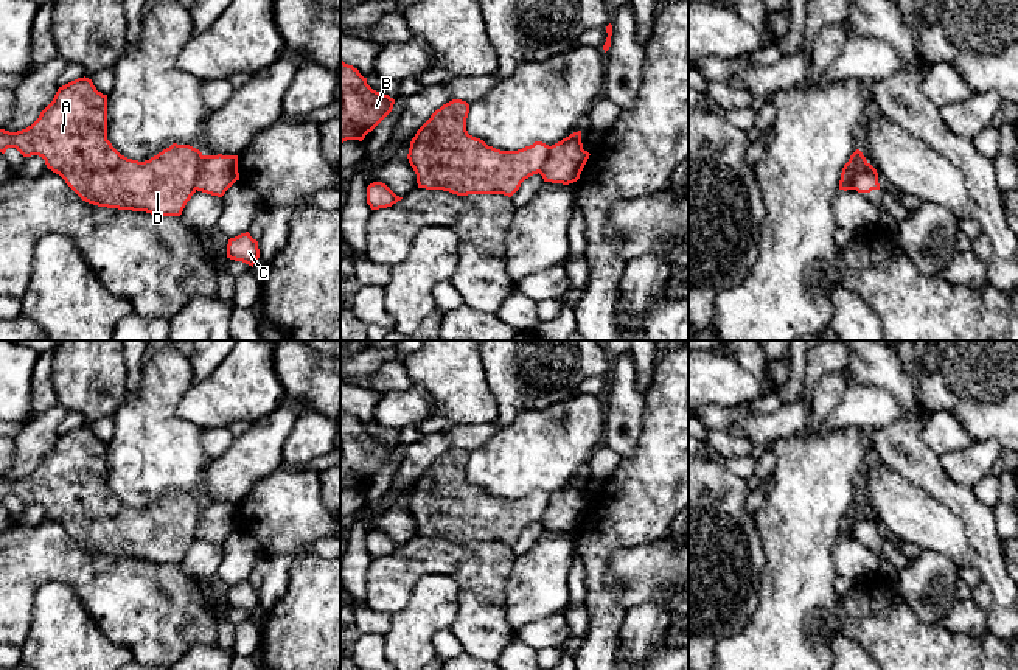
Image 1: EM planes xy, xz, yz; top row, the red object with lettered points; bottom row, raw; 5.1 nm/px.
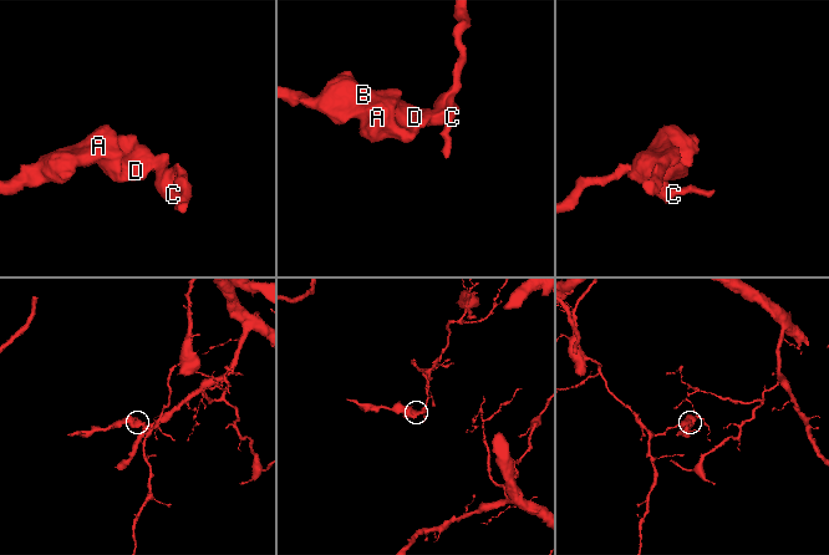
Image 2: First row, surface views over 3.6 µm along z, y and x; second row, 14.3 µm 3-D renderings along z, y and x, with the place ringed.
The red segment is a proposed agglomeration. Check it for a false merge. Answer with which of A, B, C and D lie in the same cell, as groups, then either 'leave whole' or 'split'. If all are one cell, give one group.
groups A B D / C; split

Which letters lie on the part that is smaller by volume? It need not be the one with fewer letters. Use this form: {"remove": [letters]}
{"remove": ["A", "B", "D"]}

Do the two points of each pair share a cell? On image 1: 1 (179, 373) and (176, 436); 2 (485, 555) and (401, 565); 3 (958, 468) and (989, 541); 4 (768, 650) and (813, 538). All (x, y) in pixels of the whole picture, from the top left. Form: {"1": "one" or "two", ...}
{"1": "one", "2": "one", "3": "two", "4": "one"}

